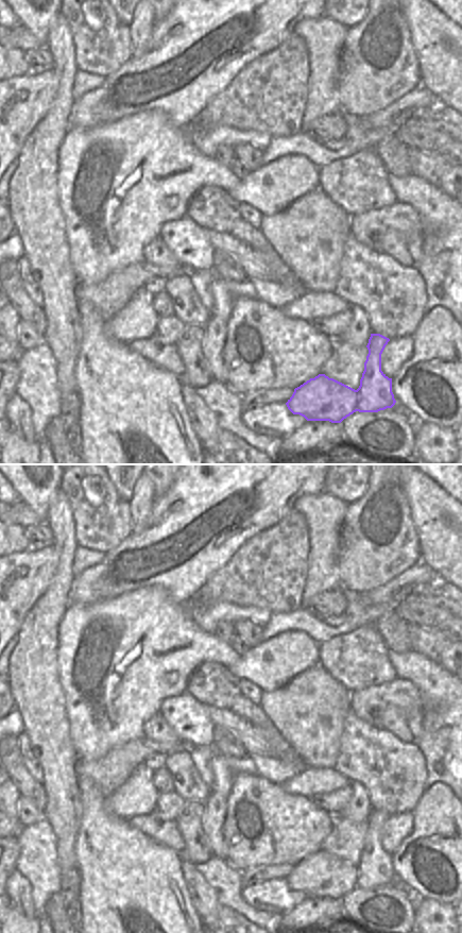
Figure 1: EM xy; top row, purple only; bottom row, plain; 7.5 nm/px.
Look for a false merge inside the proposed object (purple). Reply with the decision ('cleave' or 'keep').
keep

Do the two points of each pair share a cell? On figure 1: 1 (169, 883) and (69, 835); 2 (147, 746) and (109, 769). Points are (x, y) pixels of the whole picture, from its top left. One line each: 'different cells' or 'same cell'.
1: different cells
2: same cell

